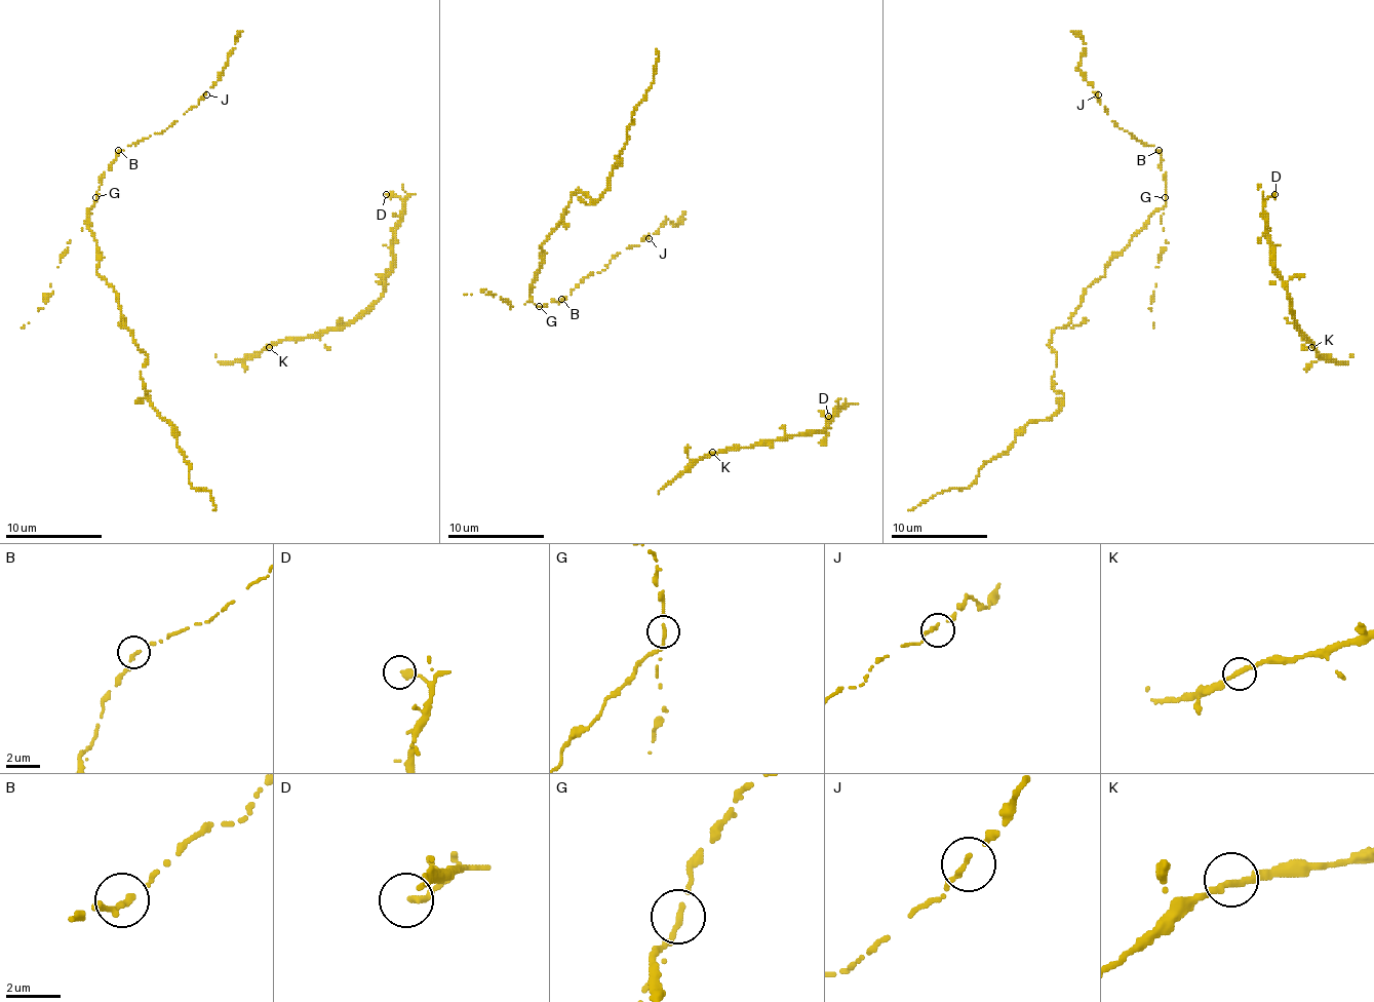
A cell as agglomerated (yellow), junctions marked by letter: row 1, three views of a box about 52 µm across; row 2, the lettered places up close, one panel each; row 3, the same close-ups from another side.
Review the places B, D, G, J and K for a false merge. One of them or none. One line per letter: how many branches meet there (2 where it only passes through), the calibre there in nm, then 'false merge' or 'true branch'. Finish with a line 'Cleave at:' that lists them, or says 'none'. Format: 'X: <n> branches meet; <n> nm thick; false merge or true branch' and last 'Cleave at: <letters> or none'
B: 2 branches meet; 180 nm thick; true branch
D: 1 branches meet; 320 nm thick; true branch
G: 2 branches meet; 190 nm thick; false merge
J: 1 branches meet; 240 nm thick; true branch
K: 2 branches meet; 280 nm thick; true branch
Cleave at: G

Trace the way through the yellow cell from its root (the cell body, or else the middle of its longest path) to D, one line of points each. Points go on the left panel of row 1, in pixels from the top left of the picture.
D: (269, 345), (340, 330), (381, 296), (393, 267), (393, 235), (402, 208), (398, 196), (386, 194)

